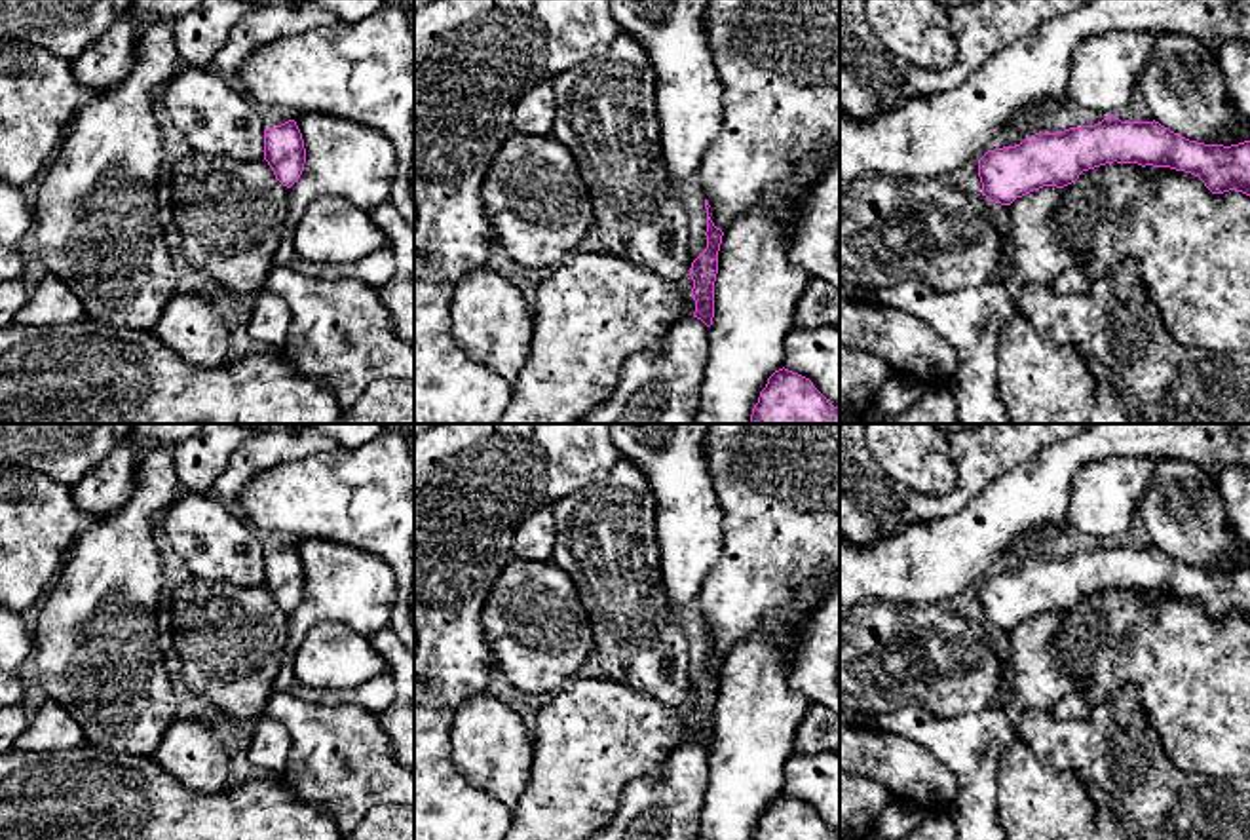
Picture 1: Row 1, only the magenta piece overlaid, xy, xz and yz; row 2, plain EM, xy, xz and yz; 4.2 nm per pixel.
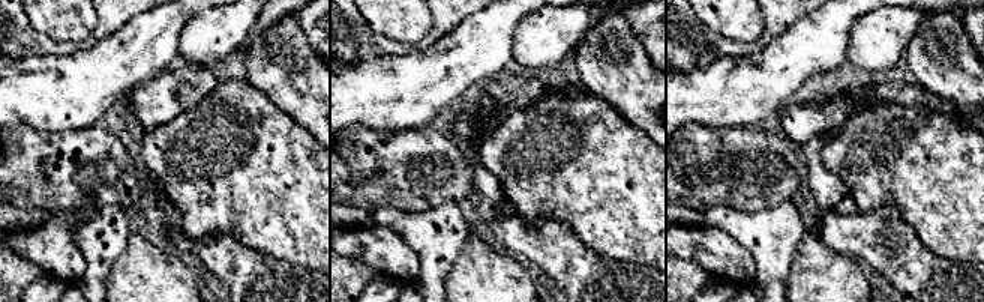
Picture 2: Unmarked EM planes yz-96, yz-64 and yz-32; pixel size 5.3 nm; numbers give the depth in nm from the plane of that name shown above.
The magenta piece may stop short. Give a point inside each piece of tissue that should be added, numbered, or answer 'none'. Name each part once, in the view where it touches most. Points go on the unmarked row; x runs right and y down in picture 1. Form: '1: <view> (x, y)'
none

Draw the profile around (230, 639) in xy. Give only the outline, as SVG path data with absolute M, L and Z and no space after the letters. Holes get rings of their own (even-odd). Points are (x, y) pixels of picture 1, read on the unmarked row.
M186 578L173 593L171 635L182 663L188 690L203 703L249 728L266 716L275 692L274 682L289 639L289 614L283 612L268 587L234 585L217 580Z

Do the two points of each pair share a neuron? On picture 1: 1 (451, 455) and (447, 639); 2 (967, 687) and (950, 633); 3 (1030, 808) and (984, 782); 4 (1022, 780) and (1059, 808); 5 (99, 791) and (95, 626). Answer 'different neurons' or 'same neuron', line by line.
1: same neuron
2: same neuron
3: different neurons
4: same neuron
5: different neurons

